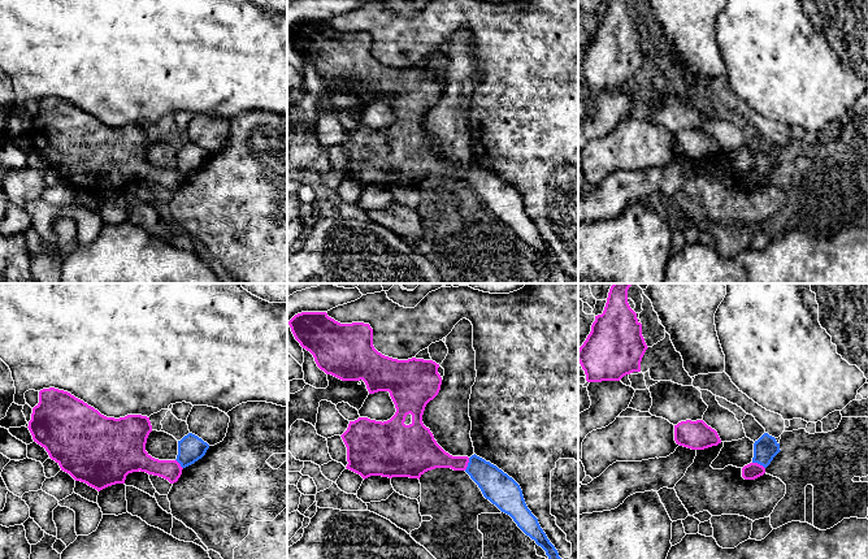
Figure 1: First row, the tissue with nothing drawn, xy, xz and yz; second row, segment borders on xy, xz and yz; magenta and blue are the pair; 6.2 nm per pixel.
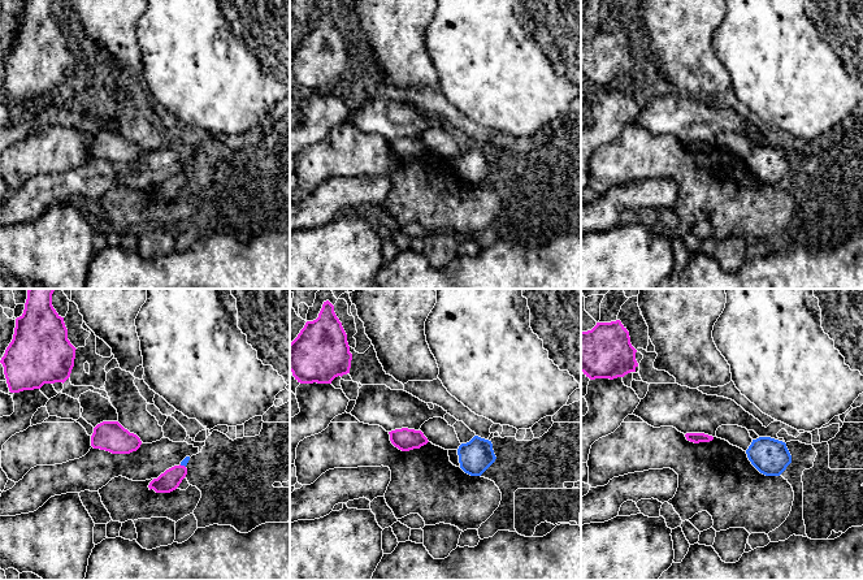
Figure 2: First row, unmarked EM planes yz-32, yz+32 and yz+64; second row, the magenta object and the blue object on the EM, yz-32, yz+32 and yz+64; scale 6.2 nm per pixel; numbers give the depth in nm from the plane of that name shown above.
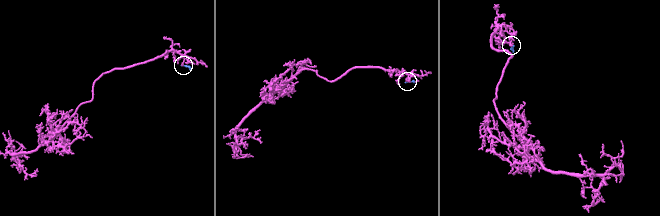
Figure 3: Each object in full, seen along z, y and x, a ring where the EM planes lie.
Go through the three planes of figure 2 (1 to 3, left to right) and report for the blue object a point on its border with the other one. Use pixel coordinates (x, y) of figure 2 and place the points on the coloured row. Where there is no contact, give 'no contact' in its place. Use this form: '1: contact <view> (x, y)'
1: contact yz-32 (182, 466)
2: no contact
3: no contact

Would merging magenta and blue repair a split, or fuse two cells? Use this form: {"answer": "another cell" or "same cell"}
{"answer": "another cell"}

